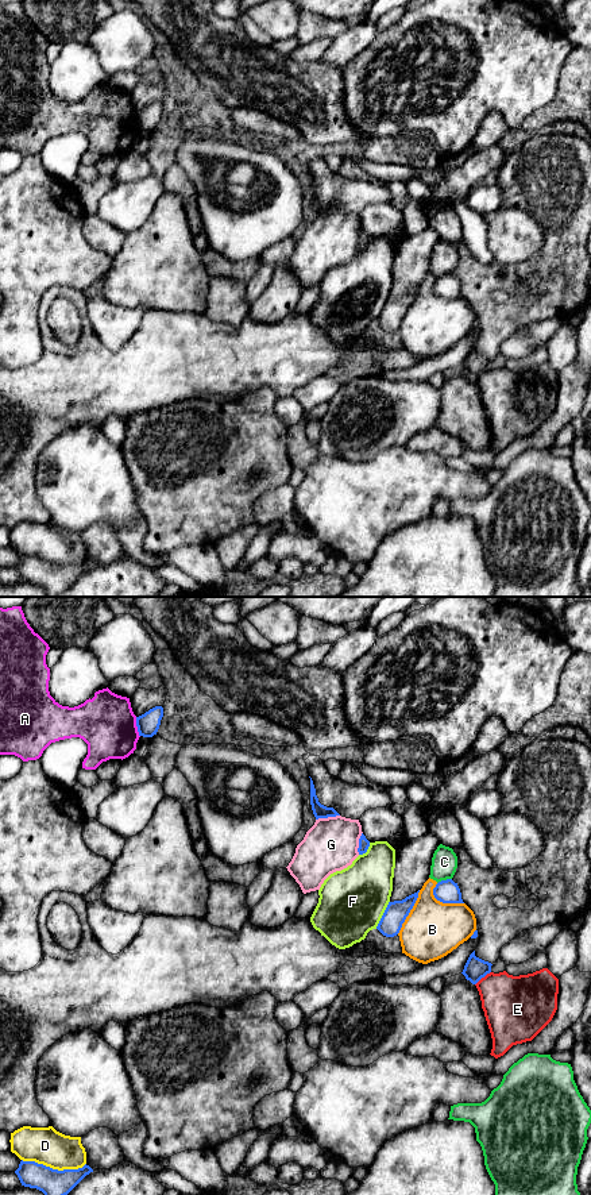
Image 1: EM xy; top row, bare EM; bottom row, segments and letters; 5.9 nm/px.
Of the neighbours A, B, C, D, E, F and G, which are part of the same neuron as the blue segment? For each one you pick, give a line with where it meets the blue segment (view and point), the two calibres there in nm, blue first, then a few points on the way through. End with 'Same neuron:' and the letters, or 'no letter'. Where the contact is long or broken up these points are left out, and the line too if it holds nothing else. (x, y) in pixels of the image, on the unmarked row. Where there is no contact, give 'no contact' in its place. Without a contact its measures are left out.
Same neuron: no letter

